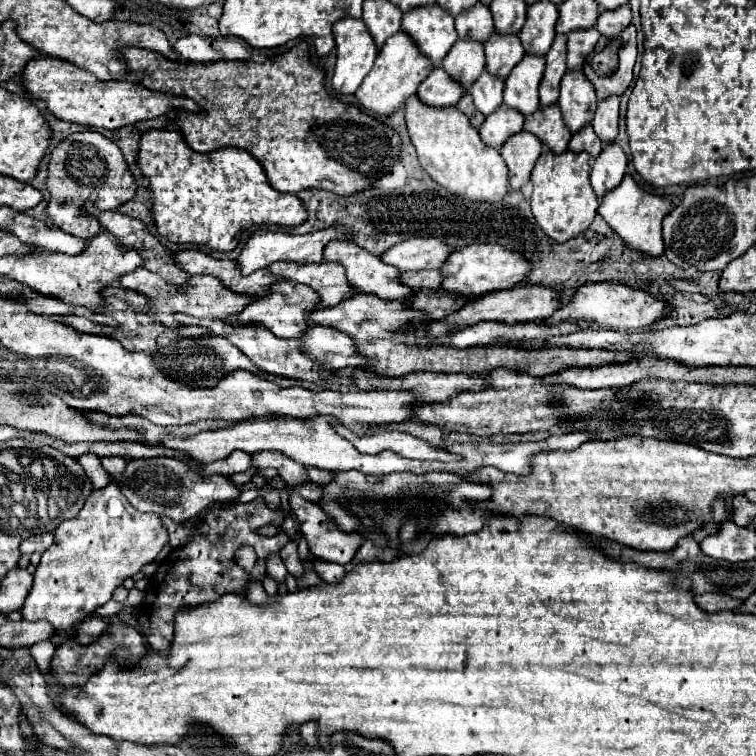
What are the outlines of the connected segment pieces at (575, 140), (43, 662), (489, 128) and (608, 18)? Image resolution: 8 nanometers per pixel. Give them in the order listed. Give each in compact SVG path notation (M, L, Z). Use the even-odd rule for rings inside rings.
M585 125L581 131L577 131L577 135L571 137L569 141L569 149L571 151L587 151L591 157L597 157L603 149L603 143L597 139L595 131L593 131L593 125Z
M41 641L31 646L29 649L32 657L35 659L39 670L45 674L47 673L51 659L55 652L55 646L51 641Z
M497 107L493 115L485 117L485 123L481 125L479 133L483 143L489 143L491 147L499 149L509 135L515 135L523 129L523 115L519 111L513 111L511 107Z
M629 3L613 9L613 11L601 11L597 19L597 31L609 39L617 37L627 25L631 23L631 7Z

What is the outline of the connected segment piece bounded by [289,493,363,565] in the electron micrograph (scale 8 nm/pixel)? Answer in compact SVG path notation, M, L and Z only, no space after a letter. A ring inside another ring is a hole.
M291 493L289 499L293 515L307 517L307 521L303 521L303 535L309 543L309 551L323 561L339 565L351 563L357 547L363 543L361 535L345 535L345 531L337 531L337 525L329 523L329 515L325 515L317 503L311 503L297 493Z

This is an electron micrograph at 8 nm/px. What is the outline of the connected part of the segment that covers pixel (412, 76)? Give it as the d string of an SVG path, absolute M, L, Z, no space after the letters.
M399 31L399 35L393 35L385 41L385 47L381 47L373 69L369 71L369 75L365 77L363 85L357 89L357 99L359 105L373 113L373 115L391 115L399 109L403 109L405 99L415 95L419 83L433 71L433 67L429 67L429 59L425 59L425 55L421 55L421 51L417 51L417 43L413 43L413 39L409 39L409 35L405 35L405 31Z

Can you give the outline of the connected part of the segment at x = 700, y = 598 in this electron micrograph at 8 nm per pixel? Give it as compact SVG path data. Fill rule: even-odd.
M695 595L695 603L703 609L703 611L709 611L709 613L715 613L715 611L731 611L731 609L737 609L741 605L739 599L733 599L731 595Z

